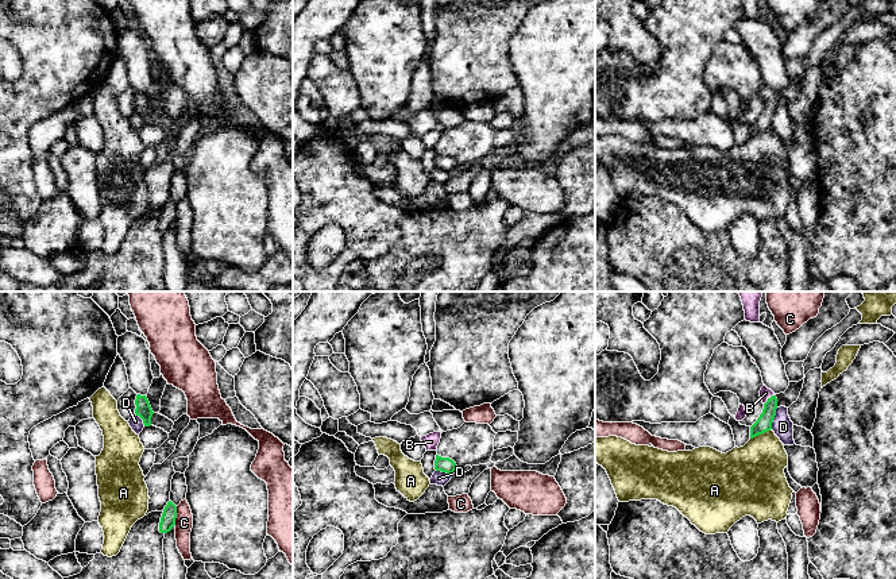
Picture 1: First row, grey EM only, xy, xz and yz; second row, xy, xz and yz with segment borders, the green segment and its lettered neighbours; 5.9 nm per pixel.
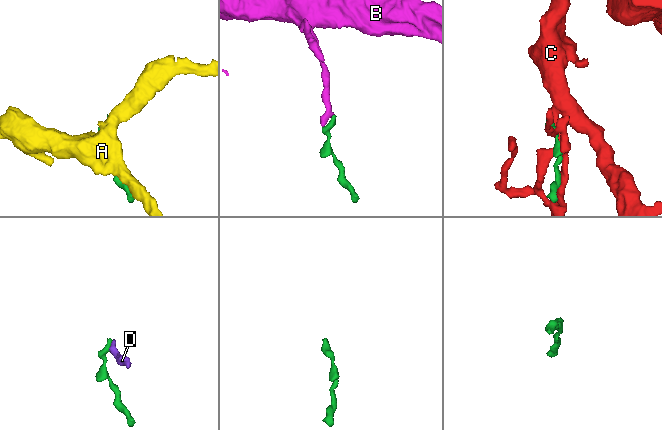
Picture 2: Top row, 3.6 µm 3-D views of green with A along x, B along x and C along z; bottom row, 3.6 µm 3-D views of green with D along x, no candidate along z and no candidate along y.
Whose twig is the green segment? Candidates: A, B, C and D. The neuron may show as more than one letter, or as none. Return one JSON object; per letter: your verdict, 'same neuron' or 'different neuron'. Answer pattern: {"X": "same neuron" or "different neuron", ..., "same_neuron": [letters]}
{"A": "different neuron", "B": "same neuron", "C": "different neuron", "D": "different neuron", "same_neuron": ["B"]}

